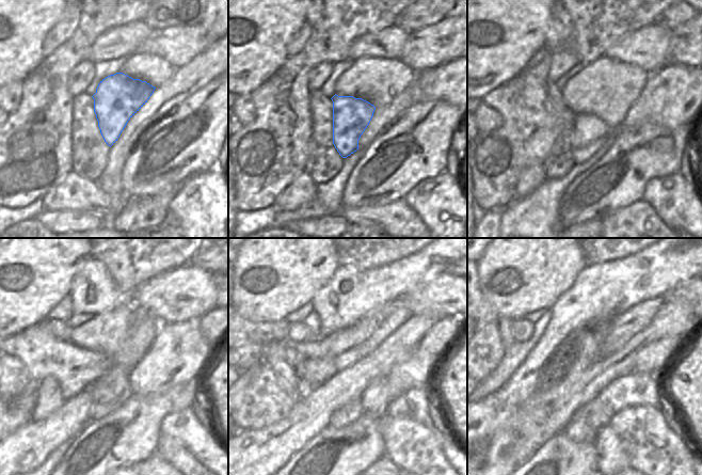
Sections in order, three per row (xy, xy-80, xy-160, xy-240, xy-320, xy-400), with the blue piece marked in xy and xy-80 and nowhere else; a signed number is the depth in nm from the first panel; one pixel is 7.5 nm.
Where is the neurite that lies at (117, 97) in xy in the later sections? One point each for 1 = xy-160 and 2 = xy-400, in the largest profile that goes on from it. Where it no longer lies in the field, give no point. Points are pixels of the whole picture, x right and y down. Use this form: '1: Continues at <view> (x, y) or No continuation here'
1: Continues at xy-160 (590, 132)
2: Continues at xy-400 (577, 429)

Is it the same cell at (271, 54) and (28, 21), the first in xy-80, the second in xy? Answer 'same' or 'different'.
same

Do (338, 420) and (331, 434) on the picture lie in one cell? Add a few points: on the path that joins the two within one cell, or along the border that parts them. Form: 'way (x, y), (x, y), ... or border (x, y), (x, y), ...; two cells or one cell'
border (357, 418), (339, 428), (329, 425); two cells

